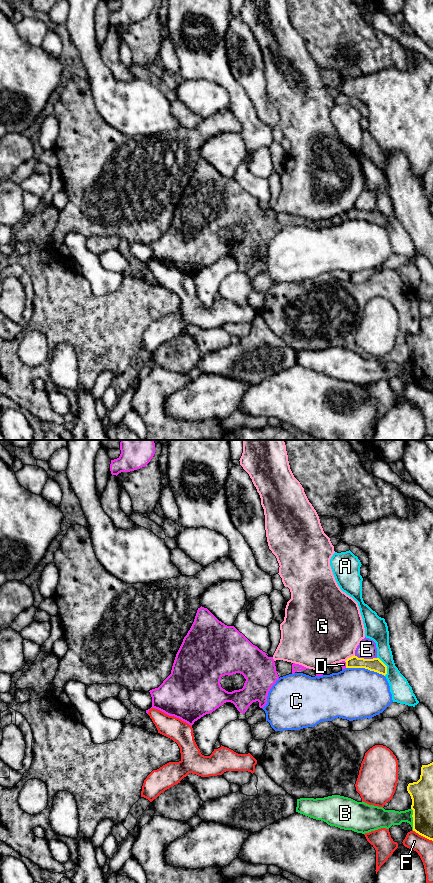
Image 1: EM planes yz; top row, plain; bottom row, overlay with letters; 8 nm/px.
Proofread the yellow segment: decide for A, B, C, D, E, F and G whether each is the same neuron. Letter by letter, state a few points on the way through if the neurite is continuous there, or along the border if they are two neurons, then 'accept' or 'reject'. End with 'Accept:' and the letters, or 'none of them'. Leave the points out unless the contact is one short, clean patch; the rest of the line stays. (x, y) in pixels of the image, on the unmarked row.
A: reject
B: reject
C: reject
D: across yz (375, 216), (346, 216), (343, 216) | accept
E: reject
F: reject
G: reject
Accept: D

